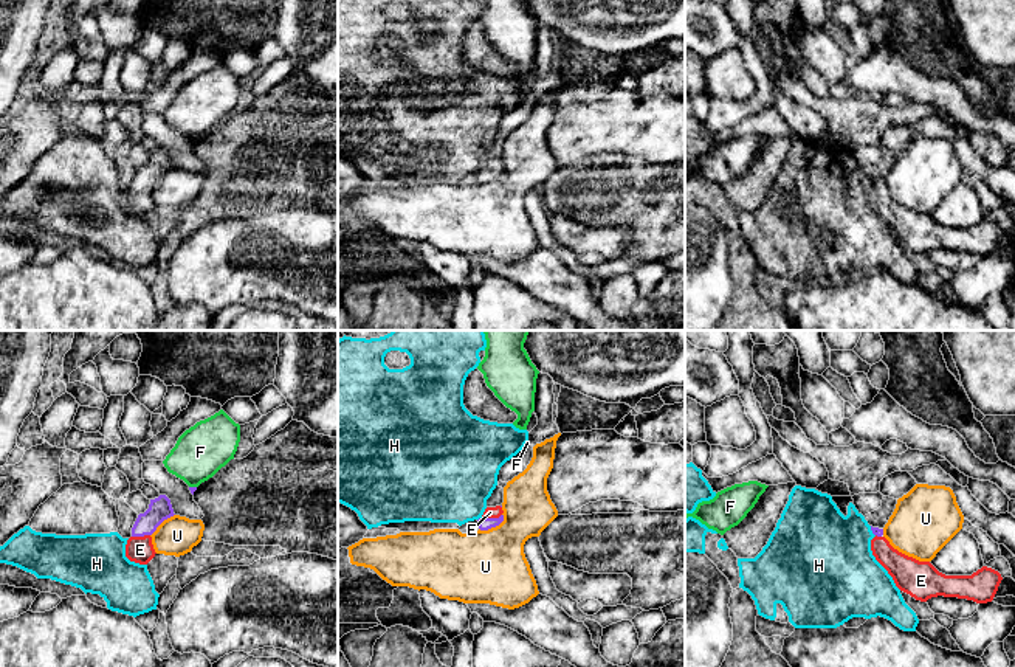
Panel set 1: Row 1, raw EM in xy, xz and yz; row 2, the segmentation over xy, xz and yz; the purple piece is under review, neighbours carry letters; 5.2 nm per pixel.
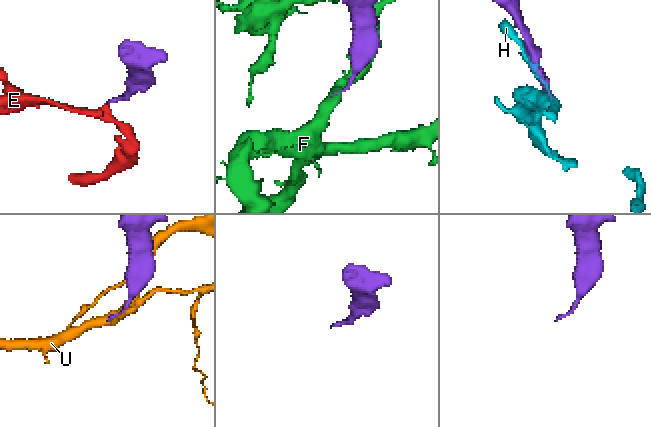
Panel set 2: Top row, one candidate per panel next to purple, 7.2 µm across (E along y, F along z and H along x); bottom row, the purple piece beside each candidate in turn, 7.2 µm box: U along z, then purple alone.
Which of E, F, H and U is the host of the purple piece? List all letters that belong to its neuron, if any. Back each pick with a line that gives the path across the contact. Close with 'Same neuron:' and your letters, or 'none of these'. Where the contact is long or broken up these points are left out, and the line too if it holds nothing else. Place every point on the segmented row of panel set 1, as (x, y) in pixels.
E: runs through xz (484, 523), (492, 518), (490, 512)
Same neuron: E

